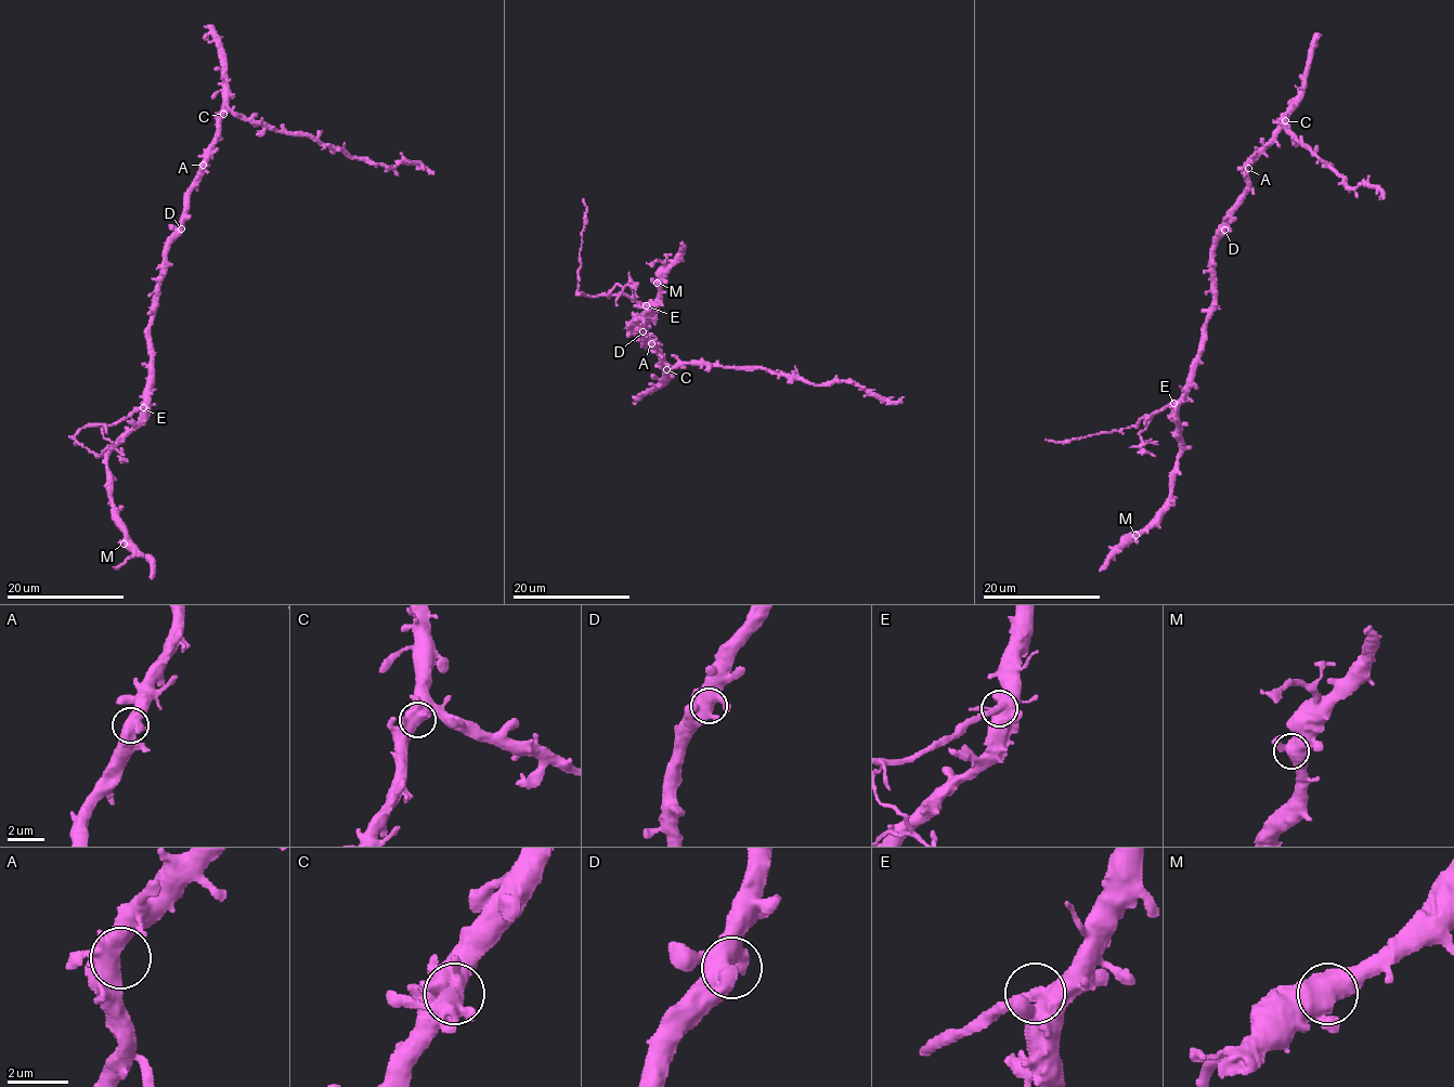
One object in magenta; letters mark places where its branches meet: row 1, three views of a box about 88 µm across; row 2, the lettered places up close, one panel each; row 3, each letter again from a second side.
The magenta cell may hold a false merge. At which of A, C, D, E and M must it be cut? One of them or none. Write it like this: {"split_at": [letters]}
{"split_at": ["E"]}

